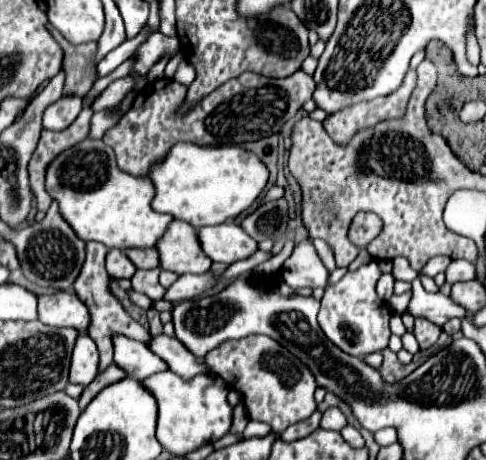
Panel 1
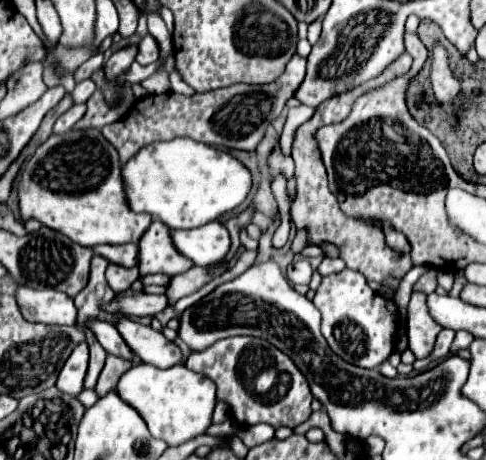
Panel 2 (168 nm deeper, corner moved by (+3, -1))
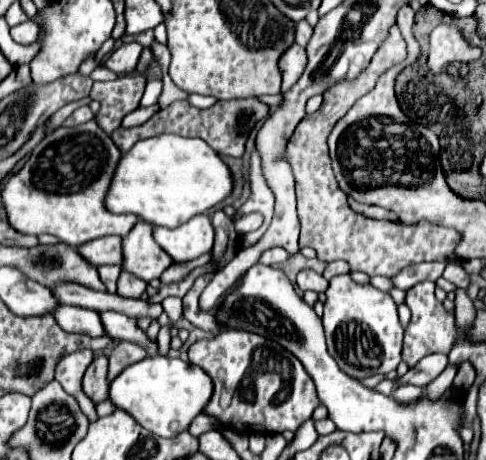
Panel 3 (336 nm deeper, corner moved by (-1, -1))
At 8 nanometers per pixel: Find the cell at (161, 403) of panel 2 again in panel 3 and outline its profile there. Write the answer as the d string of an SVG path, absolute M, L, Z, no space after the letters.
M145 357L143 361L125 367L109 383L111 403L117 409L127 411L141 427L159 437L175 437L185 431L211 399L211 391L213 381L203 369L171 357Z

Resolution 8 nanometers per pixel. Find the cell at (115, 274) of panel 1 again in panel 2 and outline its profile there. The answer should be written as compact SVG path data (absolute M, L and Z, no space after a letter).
M109 263L107 267L107 283L111 285L111 289L115 293L119 291L125 291L131 287L133 281L137 281L139 277L139 269L127 269L127 267L121 267L121 265L115 265L115 263Z

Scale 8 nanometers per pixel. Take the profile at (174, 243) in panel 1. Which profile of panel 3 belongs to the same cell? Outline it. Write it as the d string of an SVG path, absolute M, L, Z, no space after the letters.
M137 221L135 227L123 237L123 269L131 275L151 281L155 277L161 277L161 273L173 263L159 245L155 245L155 239L151 237L151 225L145 221Z

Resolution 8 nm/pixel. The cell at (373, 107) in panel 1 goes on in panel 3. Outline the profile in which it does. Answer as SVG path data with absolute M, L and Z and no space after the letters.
M393 25L385 41L377 49L375 57L369 61L369 65L355 79L339 81L337 85L327 89L323 93L323 105L315 113L305 115L305 119L293 131L291 141L287 143L285 149L285 159L289 161L295 177L297 213L301 221L299 245L313 247L317 251L317 259L325 263L343 259L349 263L351 271L361 271L367 273L369 277L373 275L393 277L403 267L423 261L459 263L459 259L455 257L455 247L461 241L461 233L457 229L441 227L429 221L403 223L403 221L377 221L363 217L349 207L347 195L339 189L337 179L333 175L327 144L333 125L353 107L357 99L361 99L375 87L375 81L383 71L387 71L391 65L397 65L397 61L403 61L405 55L407 55L405 41L399 33L399 27Z

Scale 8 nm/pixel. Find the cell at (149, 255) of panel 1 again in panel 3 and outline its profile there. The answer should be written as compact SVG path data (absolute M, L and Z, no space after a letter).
M107 235L107 237L99 237L95 241L87 241L87 243L77 247L77 253L95 267L99 267L99 265L121 265L121 261L123 261L121 237Z

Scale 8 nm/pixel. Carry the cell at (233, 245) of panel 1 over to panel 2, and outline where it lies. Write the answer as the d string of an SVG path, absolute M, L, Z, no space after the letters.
M211 221L211 225L195 229L175 229L171 231L171 237L179 253L189 257L195 265L219 263L231 249L229 231L221 221Z

